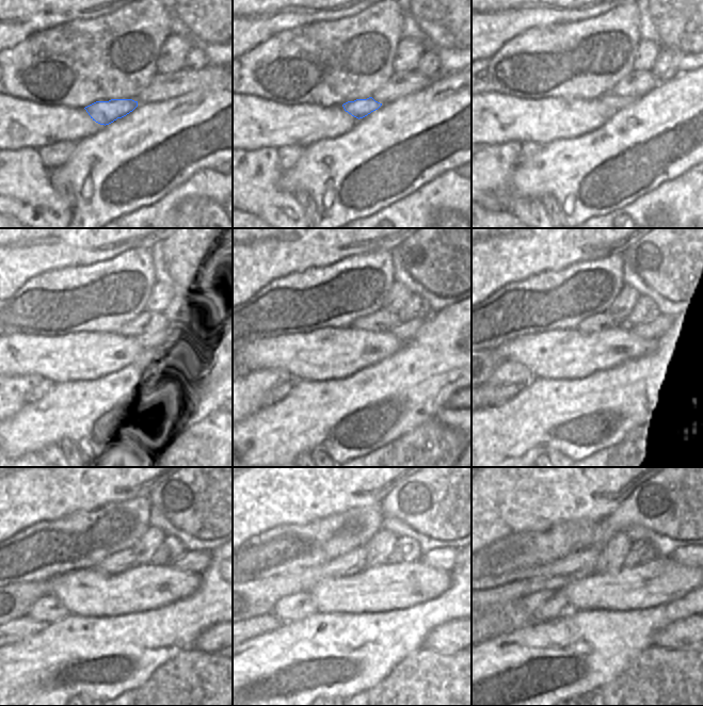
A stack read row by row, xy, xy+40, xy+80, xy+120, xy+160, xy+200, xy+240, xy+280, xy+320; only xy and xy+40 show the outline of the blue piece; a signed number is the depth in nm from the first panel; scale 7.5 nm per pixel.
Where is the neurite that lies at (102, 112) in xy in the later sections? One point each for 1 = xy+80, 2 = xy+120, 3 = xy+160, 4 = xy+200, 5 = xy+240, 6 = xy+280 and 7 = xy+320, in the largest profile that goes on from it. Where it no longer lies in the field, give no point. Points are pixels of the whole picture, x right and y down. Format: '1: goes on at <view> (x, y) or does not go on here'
1: goes on at xy+80 (613, 102)
2: goes on at xy+120 (149, 340)
3: goes on at xy+160 (405, 332)
4: goes on at xy+200 (659, 327)
5: goes on at xy+240 (196, 562)
6: goes on at xy+280 (444, 559)
7: goes on at xy+320 (687, 556)

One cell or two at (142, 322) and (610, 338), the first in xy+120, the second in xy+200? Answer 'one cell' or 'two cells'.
two cells

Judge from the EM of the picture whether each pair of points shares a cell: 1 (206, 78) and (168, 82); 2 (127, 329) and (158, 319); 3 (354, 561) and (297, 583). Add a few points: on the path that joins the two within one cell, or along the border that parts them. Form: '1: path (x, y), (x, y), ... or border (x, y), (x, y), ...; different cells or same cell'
1: path (196, 80), (177, 82); same cell
2: path (134, 327), (150, 322); same cell
3: path (340, 567), (310, 576); same cell

